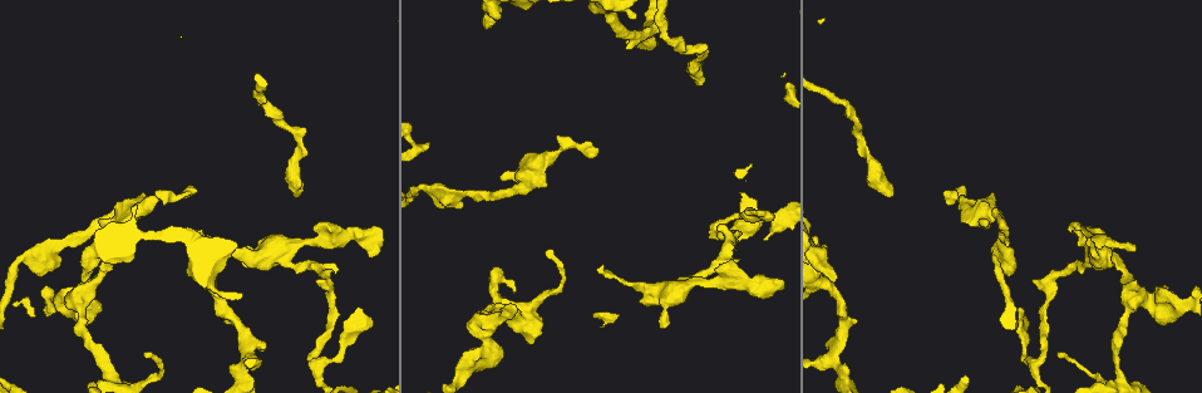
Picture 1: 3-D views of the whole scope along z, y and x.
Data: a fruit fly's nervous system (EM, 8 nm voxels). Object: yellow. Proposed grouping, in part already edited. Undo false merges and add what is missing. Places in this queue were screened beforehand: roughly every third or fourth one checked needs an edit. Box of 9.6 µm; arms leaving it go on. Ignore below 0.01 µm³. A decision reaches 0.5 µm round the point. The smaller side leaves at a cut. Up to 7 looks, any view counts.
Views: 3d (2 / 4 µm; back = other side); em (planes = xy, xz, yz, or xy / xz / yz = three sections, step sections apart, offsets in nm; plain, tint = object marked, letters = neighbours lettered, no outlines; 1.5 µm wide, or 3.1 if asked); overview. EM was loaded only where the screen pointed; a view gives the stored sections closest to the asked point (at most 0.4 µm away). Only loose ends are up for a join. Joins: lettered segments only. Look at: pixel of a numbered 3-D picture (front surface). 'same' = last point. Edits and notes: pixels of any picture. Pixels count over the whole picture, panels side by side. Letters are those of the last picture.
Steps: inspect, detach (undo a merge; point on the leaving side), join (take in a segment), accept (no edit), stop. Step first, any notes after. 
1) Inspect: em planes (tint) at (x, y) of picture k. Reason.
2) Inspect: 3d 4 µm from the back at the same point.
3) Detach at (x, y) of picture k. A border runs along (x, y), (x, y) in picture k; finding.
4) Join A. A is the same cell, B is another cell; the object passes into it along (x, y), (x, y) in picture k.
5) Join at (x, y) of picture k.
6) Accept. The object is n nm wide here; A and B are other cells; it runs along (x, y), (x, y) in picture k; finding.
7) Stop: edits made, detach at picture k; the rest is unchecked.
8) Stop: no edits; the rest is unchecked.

Inspect: 3d 2 µm from the back at (1037, 362) of picture 1. Arms part here.

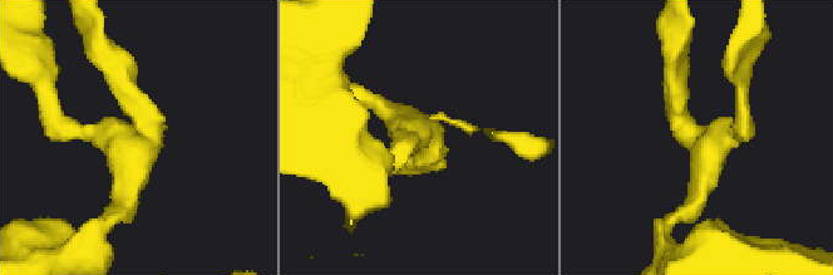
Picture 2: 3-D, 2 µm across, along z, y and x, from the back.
Inspect: em xz step 4 (tint) at (704, 145) of picture 2. 3 arms meet here.

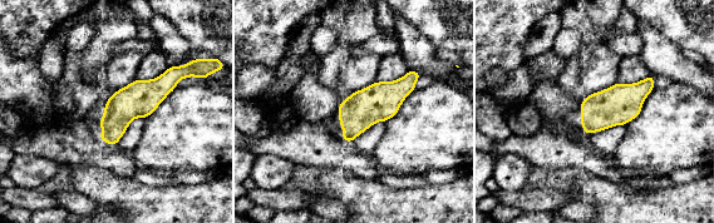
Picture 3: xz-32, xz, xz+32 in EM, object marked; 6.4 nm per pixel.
Inspect: em planes (letters) at the same point. Another direction.

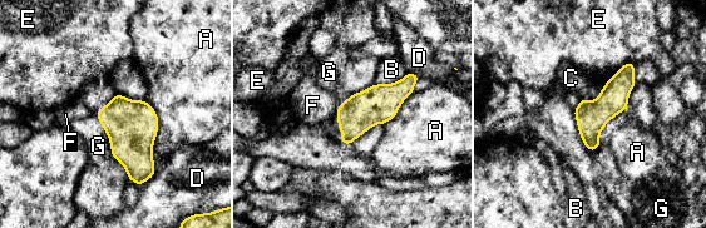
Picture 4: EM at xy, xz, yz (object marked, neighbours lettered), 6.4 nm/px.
Accept. The longest contact is with A, 340 nm; A, B, C, D, E, F and G are other cells; a border runs along (144, 100), (158, 120), (153, 152) in picture 4; all the same neuron.

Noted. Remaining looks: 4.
Inspect: em planes (plain) at (662, 326) of picture 1.

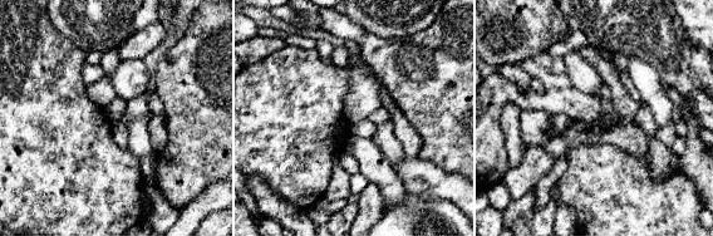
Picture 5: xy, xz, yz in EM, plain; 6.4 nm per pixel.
Inspect: em planes (letters) at the same point. What lies round it.

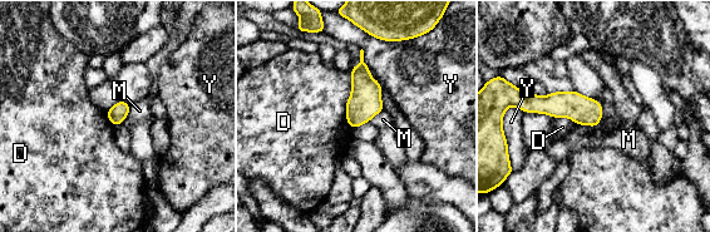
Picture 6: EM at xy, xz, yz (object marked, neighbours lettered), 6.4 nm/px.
Accept. The longest contact is with D, 380 nm; D, M and Y are other cells; it runs along (523, 102), (600, 110) in picture 6; no lettered segment goes on from it.

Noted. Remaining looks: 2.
Inspect: em xy step 4 (letters) at (1078, 230) of picture 1. Thin end.

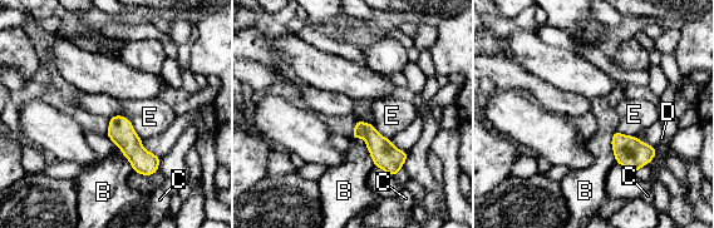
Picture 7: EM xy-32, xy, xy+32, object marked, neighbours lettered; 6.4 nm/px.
Inspect: em planes (letters) at the same point. Cut it another way.

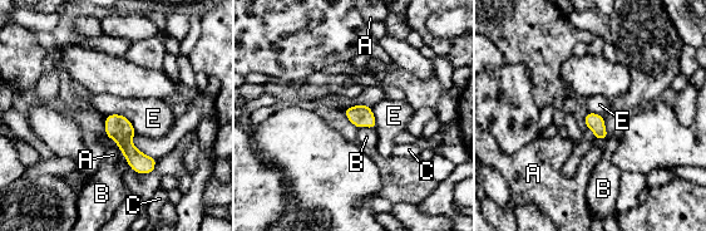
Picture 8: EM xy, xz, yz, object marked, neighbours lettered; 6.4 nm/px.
Accept. The longest contact is with E, 240 nm; A, B, C and E are other cells; no lettered segment goes on from it.

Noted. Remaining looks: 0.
Stop: no edits; the rest is unchecked.

